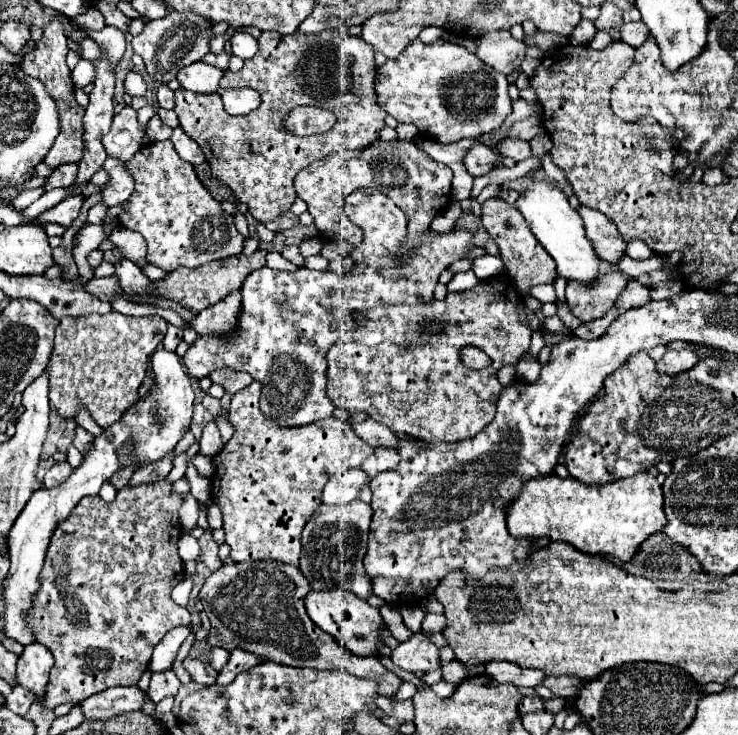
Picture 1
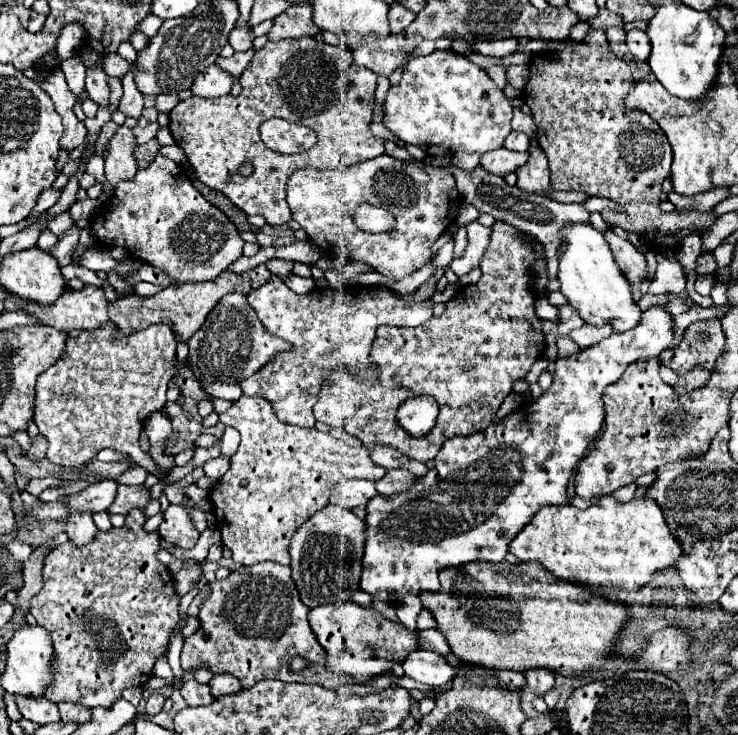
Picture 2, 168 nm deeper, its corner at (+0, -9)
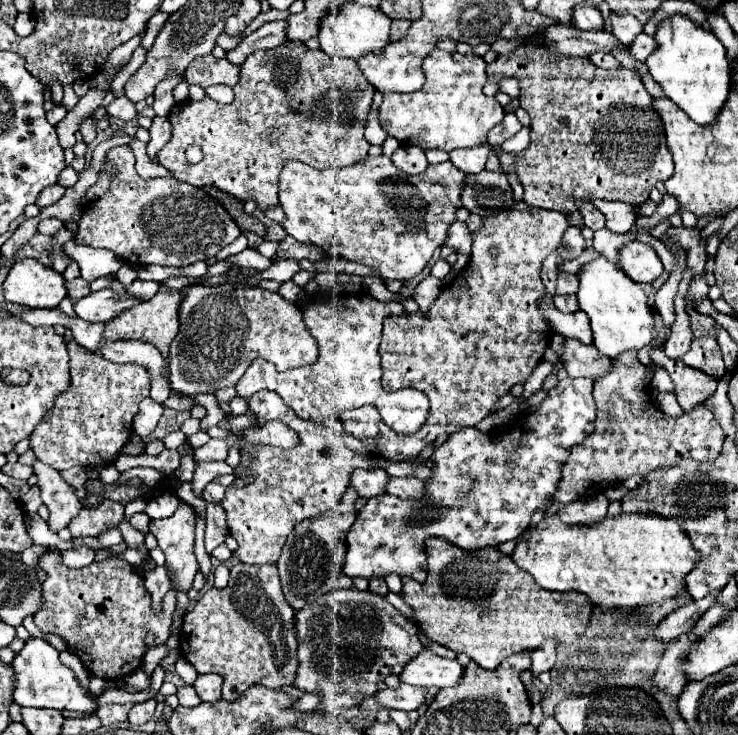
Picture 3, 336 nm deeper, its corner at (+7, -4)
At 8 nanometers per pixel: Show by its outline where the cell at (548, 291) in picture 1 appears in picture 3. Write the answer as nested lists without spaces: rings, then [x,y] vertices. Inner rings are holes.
[[[561,274],[557,280],[557,294],[575,294],[579,290],[579,280],[575,274]]]

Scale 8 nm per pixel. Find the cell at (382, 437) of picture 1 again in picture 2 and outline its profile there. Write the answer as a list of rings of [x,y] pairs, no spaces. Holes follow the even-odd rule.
[[[376,445],[370,449],[370,455],[372,455],[372,461],[384,469],[392,469],[392,467],[402,467],[402,469],[408,469],[412,471],[416,477],[422,477],[428,467],[424,463],[418,463],[402,453],[398,453],[398,449],[390,447],[390,445]]]

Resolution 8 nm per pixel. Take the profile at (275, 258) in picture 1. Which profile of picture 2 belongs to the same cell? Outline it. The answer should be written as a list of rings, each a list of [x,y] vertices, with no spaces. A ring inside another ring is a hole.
[[[294,273],[286,275],[284,283],[286,283],[292,291],[296,291],[296,293],[310,293],[312,289],[316,289],[316,283],[314,283],[312,277],[310,277],[310,279],[304,279],[304,277],[298,277],[298,275],[294,275]]]

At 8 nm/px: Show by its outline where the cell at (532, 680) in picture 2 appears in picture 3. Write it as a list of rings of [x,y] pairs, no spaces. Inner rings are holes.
[[[545,640],[539,648],[535,648],[535,652],[531,652],[531,672],[533,676],[539,676],[545,670],[551,670],[555,664],[555,650],[557,650],[559,642],[557,640]]]

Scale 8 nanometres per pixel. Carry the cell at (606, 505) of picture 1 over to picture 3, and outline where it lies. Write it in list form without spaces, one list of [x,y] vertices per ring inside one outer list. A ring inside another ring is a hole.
[[[621,514],[621,516],[615,516],[615,518],[605,516],[605,518],[603,518],[599,524],[595,524],[595,526],[571,526],[571,528],[565,526],[557,516],[549,516],[549,518],[545,518],[545,520],[539,524],[537,530],[527,530],[527,532],[521,534],[521,540],[519,540],[515,552],[511,554],[511,558],[513,558],[513,562],[515,562],[519,568],[527,570],[527,572],[535,578],[535,582],[537,582],[541,588],[545,588],[545,590],[577,590],[577,592],[583,592],[583,594],[587,596],[589,604],[595,606],[595,608],[601,608],[601,612],[613,612],[613,610],[627,610],[627,612],[631,612],[631,610],[647,608],[647,606],[653,606],[653,604],[661,604],[661,602],[665,602],[665,600],[669,600],[669,598],[679,598],[679,596],[687,594],[687,590],[685,590],[685,576],[687,576],[687,572],[691,572],[691,568],[695,568],[695,564],[701,560],[699,550],[693,548],[689,536],[681,530],[679,524],[677,524],[675,520],[667,520],[667,518],[655,516],[655,514],[645,514],[645,516],[643,516],[643,514]]]

